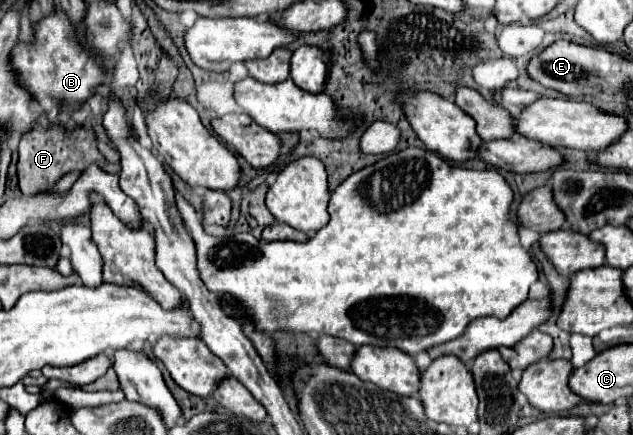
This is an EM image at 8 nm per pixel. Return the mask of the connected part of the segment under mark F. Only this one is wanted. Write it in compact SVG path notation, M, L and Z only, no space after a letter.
M50 126L48 130L34 128L30 134L22 136L20 146L18 146L18 154L20 154L20 160L18 160L18 180L20 180L20 184L18 186L20 186L24 196L34 196L34 194L46 192L66 172L72 172L72 170L82 172L90 164L98 164L100 168L106 168L110 174L118 174L120 172L120 164L108 162L98 152L94 134L86 132L86 130L78 130L78 132L66 134L64 130L60 130L56 126Z

